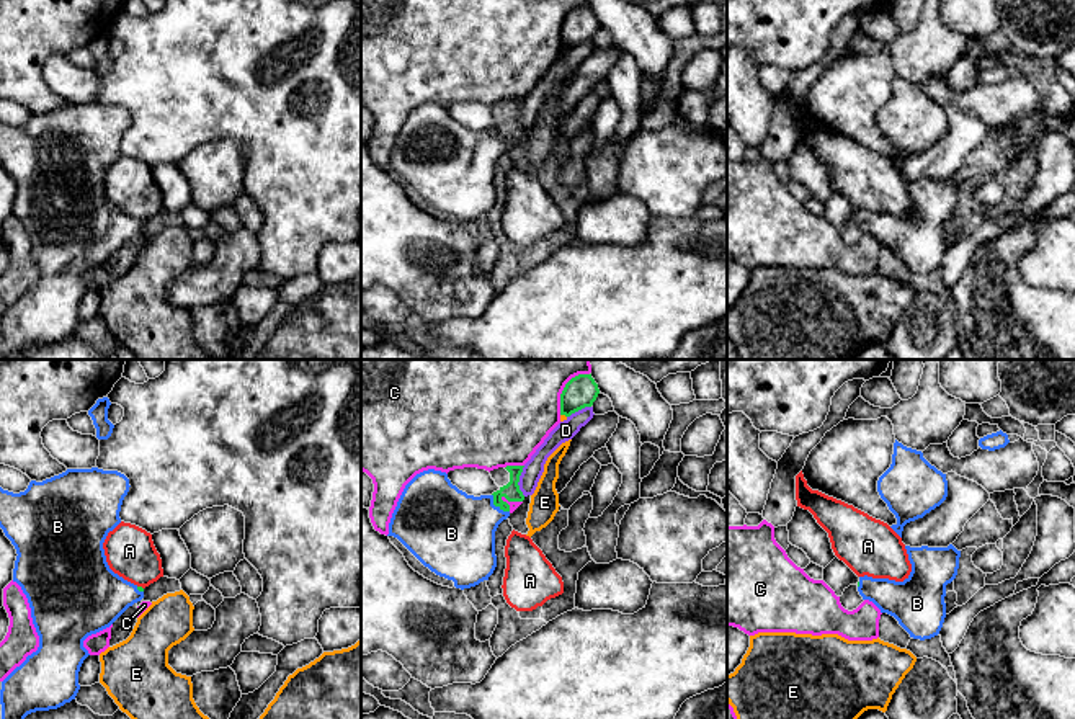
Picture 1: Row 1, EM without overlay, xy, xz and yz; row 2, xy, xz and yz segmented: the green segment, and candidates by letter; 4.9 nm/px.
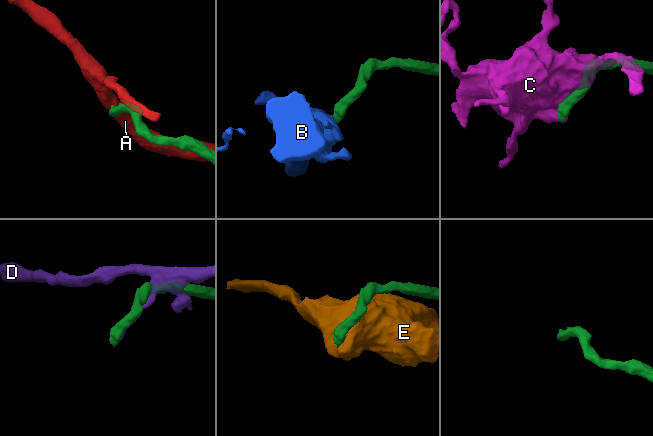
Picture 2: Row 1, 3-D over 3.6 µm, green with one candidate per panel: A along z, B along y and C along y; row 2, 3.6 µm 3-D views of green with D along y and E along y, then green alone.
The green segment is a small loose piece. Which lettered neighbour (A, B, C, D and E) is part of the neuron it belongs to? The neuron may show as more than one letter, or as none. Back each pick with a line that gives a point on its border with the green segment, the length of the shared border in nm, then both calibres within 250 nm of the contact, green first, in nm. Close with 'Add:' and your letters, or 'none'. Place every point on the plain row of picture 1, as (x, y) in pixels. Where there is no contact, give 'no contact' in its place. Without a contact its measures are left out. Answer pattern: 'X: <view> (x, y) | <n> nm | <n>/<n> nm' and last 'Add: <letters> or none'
B: xz (497, 139) | 130 nm | 90/400 nm
Add: B

